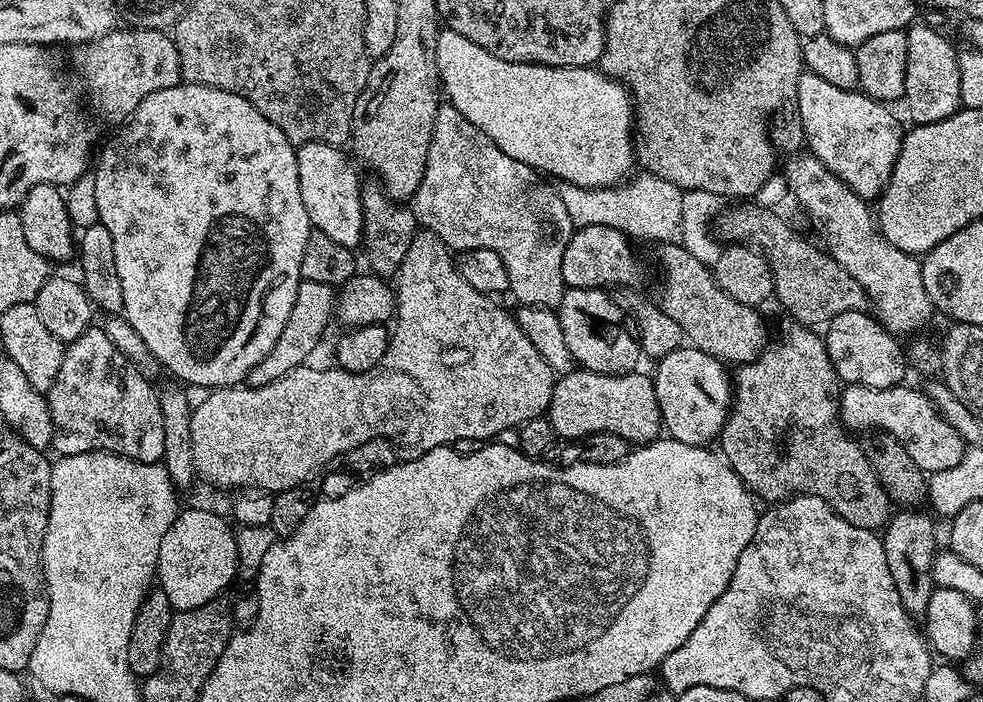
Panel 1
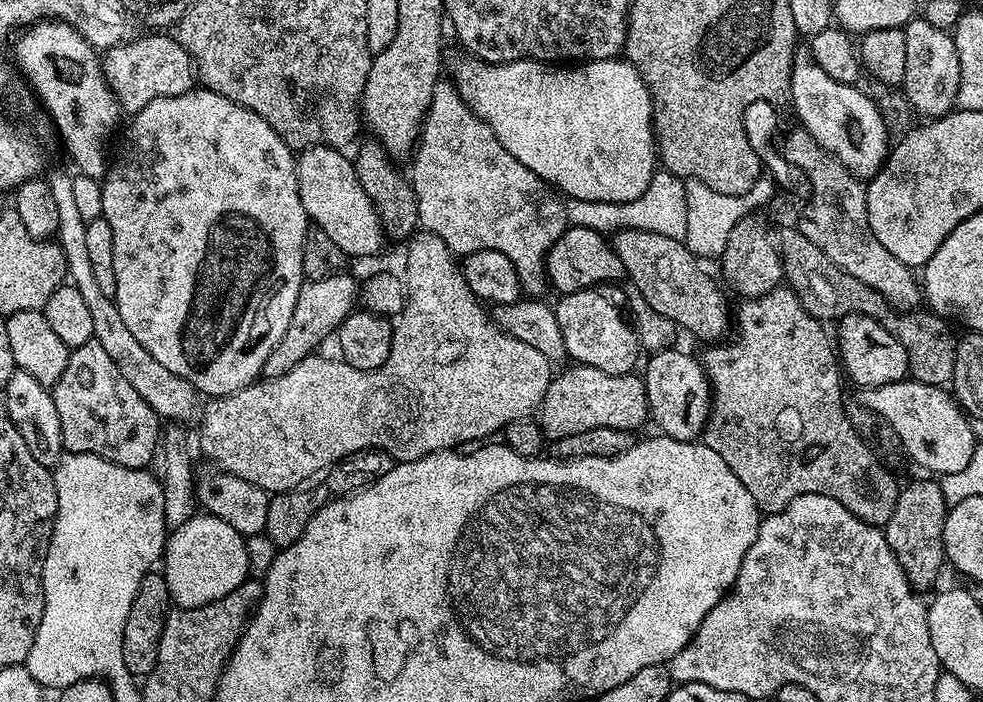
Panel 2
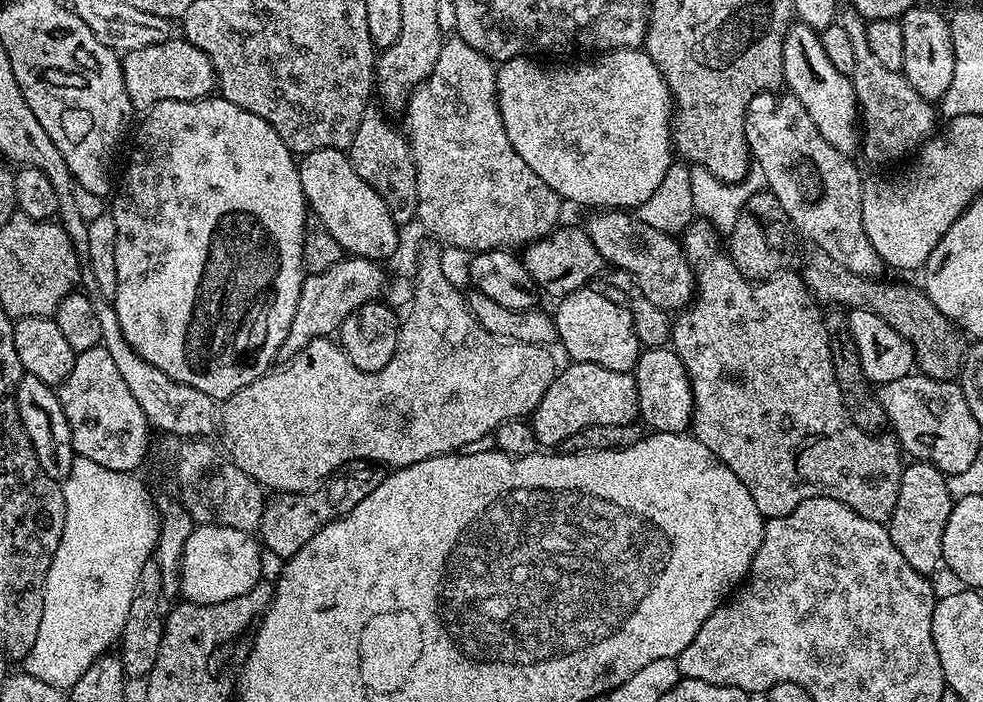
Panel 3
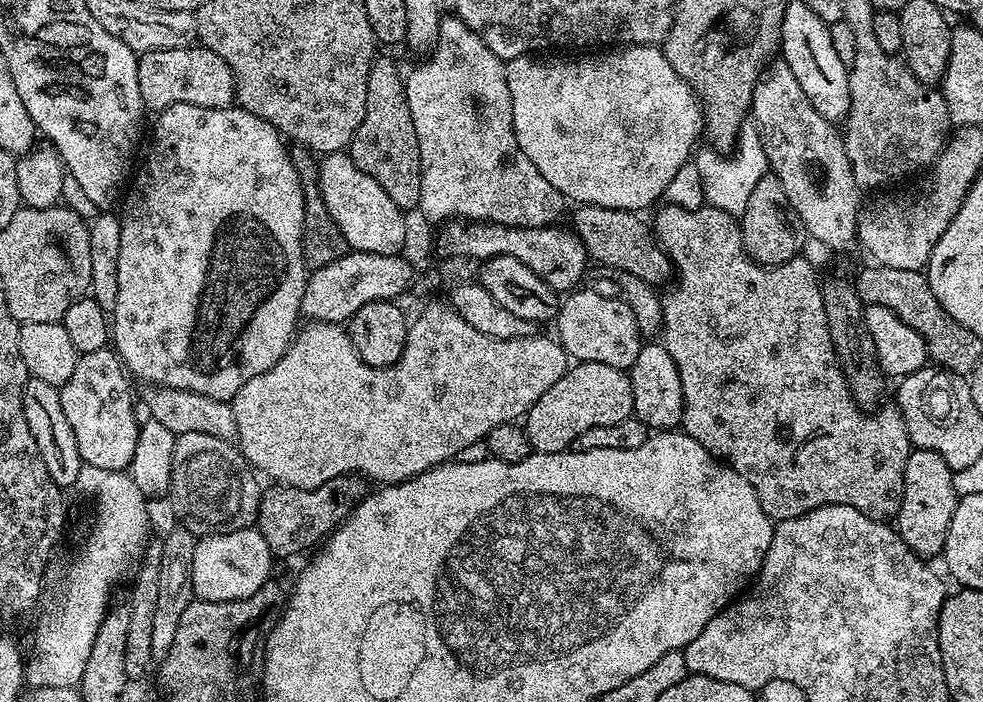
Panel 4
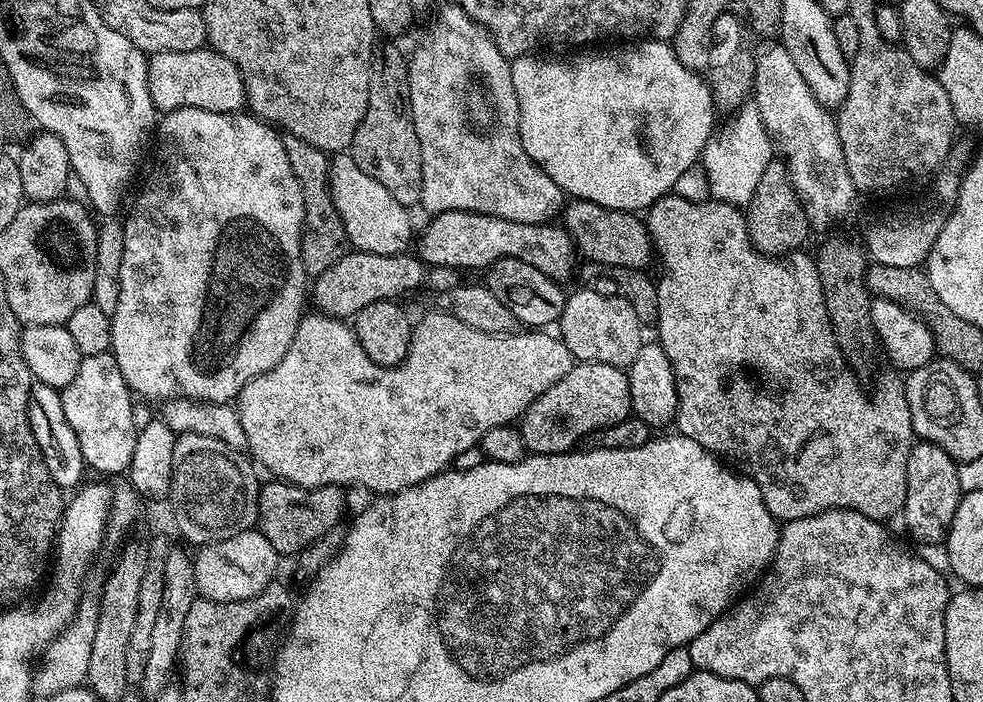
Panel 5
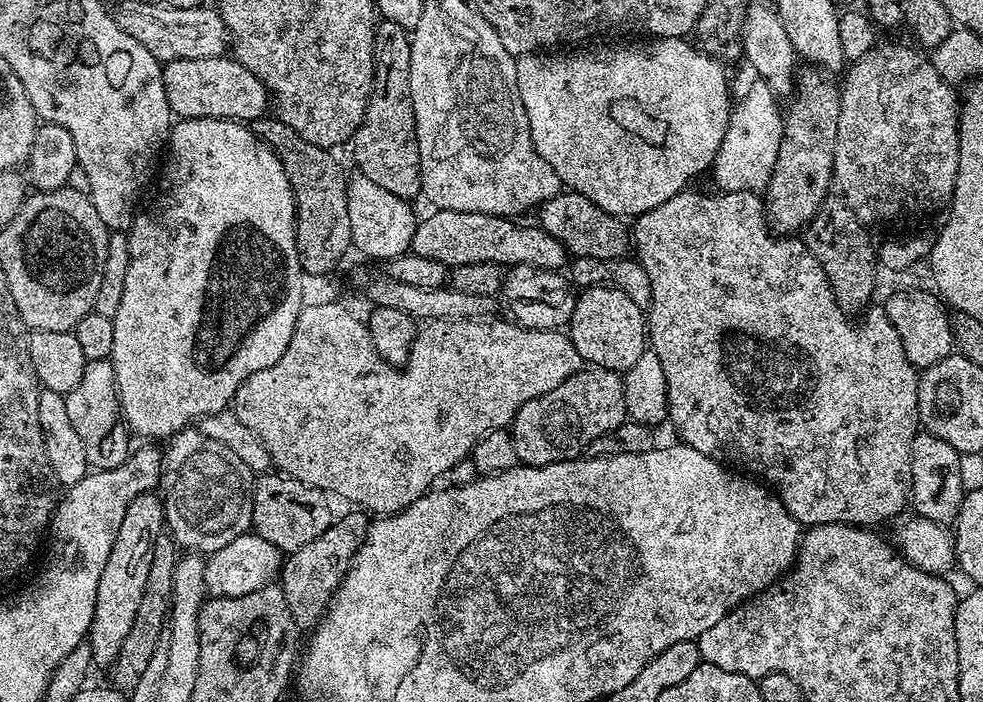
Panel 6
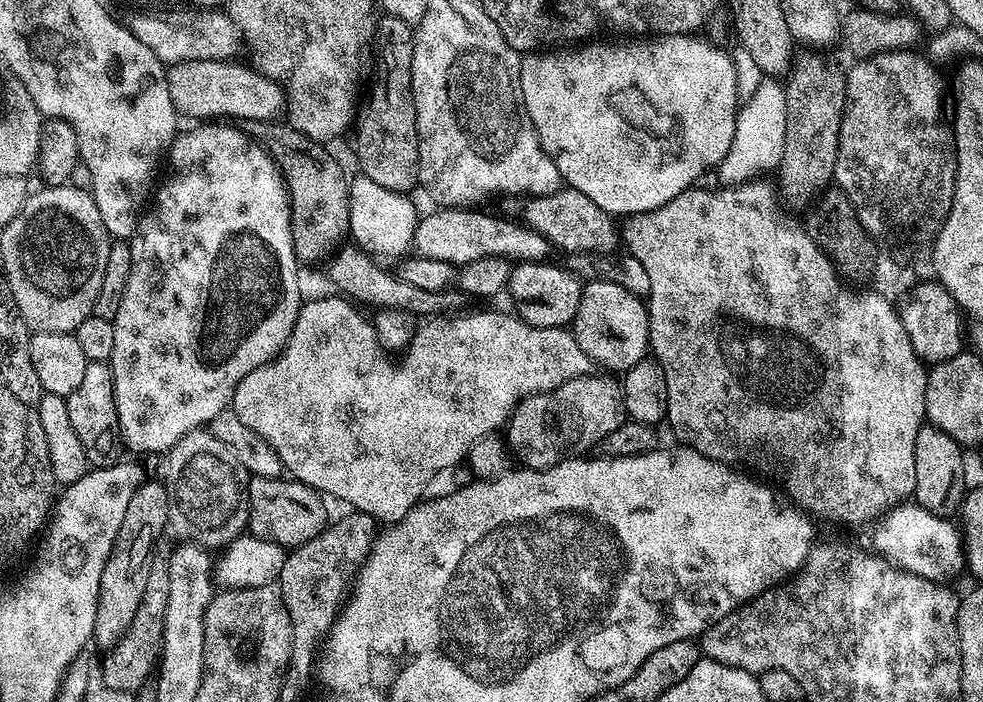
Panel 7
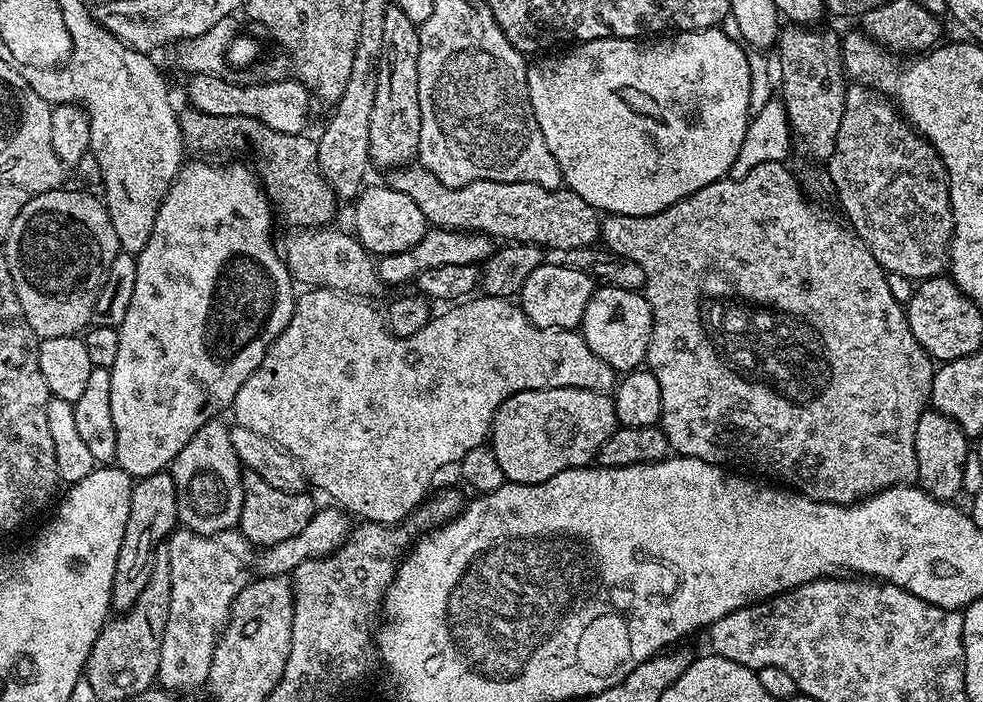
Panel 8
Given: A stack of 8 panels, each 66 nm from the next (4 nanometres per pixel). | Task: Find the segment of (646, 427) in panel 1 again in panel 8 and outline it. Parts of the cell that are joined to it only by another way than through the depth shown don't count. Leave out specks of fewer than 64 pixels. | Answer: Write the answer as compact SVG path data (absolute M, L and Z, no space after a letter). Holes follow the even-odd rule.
M543 388L542 390L526 390L525 392L514 394L510 398L506 398L506 402L502 402L502 406L498 406L498 410L492 419L490 447L494 458L498 458L498 466L502 466L502 474L507 483L537 484L538 482L546 482L550 478L554 478L554 474L562 474L562 470L582 468L591 465L593 461L595 461L596 454L599 452L602 442L606 442L606 438L610 438L610 434L614 434L616 427L618 427L616 401L608 392L591 392L585 388Z

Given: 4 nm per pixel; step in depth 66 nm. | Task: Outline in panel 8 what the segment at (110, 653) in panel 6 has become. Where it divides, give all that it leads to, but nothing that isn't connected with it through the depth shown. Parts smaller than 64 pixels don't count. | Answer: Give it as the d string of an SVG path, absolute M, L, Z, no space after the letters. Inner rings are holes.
M165 470L139 477L132 486L130 518L126 518L126 534L122 534L122 546L118 550L118 562L114 566L112 608L117 613L123 614L138 600L138 594L146 590L157 547L177 524L176 491L171 471Z

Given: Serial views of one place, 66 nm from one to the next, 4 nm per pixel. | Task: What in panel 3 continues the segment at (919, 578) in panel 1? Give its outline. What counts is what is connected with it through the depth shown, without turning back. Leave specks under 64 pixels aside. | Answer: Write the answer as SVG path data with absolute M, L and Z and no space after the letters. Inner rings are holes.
M912 462L905 467L898 490L898 502L886 527L894 546L902 550L902 558L906 558L906 562L910 562L918 574L931 577L932 571L941 567L944 559L942 534L946 530L953 503L948 489L948 477L939 472L935 464Z

